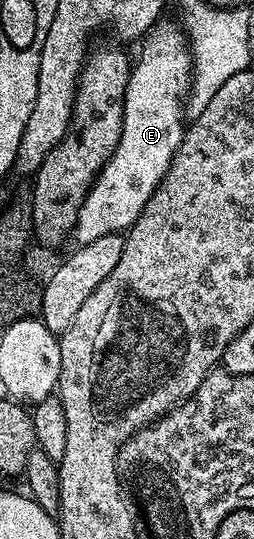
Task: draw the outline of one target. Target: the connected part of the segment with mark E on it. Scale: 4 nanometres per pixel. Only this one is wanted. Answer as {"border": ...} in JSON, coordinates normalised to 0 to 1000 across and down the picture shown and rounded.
{"border":[[[618,45],[583,58],[563,72],[567,87],[551,93],[551,109],[520,115],[520,139],[496,156],[488,180],[488,221],[480,223],[480,252],[465,260],[465,275],[449,275],[449,289],[394,315],[394,325],[346,351],[339,371],[307,393],[291,442],[327,453],[366,449],[421,434],[465,434],[520,425],[543,401],[575,386],[591,364],[622,349],[622,341],[654,327],[685,289],[724,258],[732,239],[728,184],[756,154],[760,117],[744,93],[744,76],[713,50]]]}

